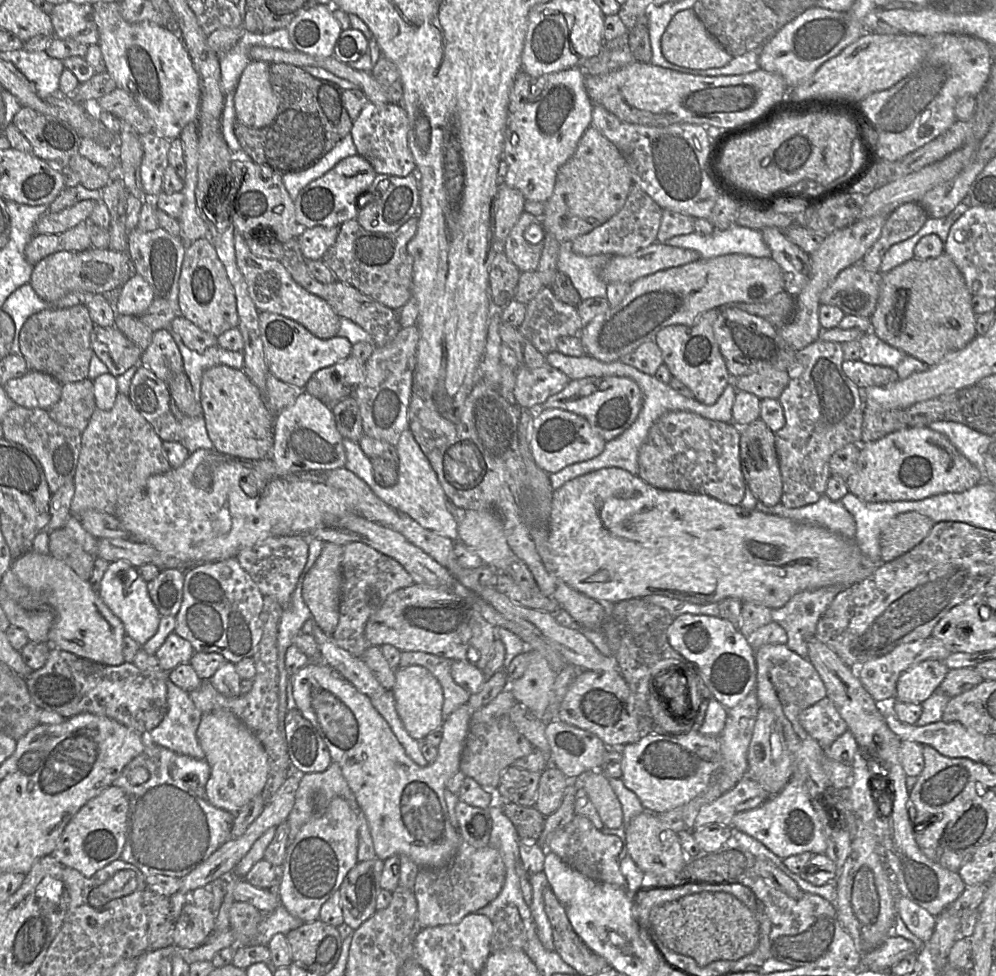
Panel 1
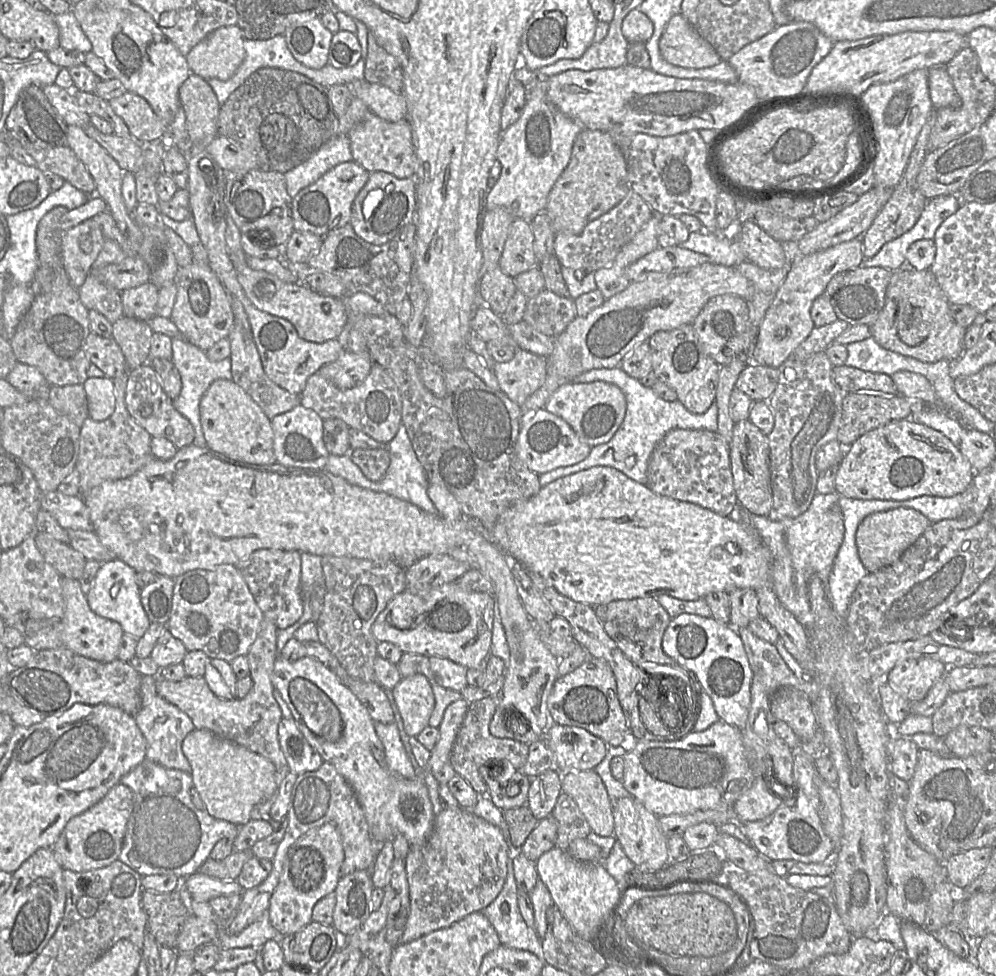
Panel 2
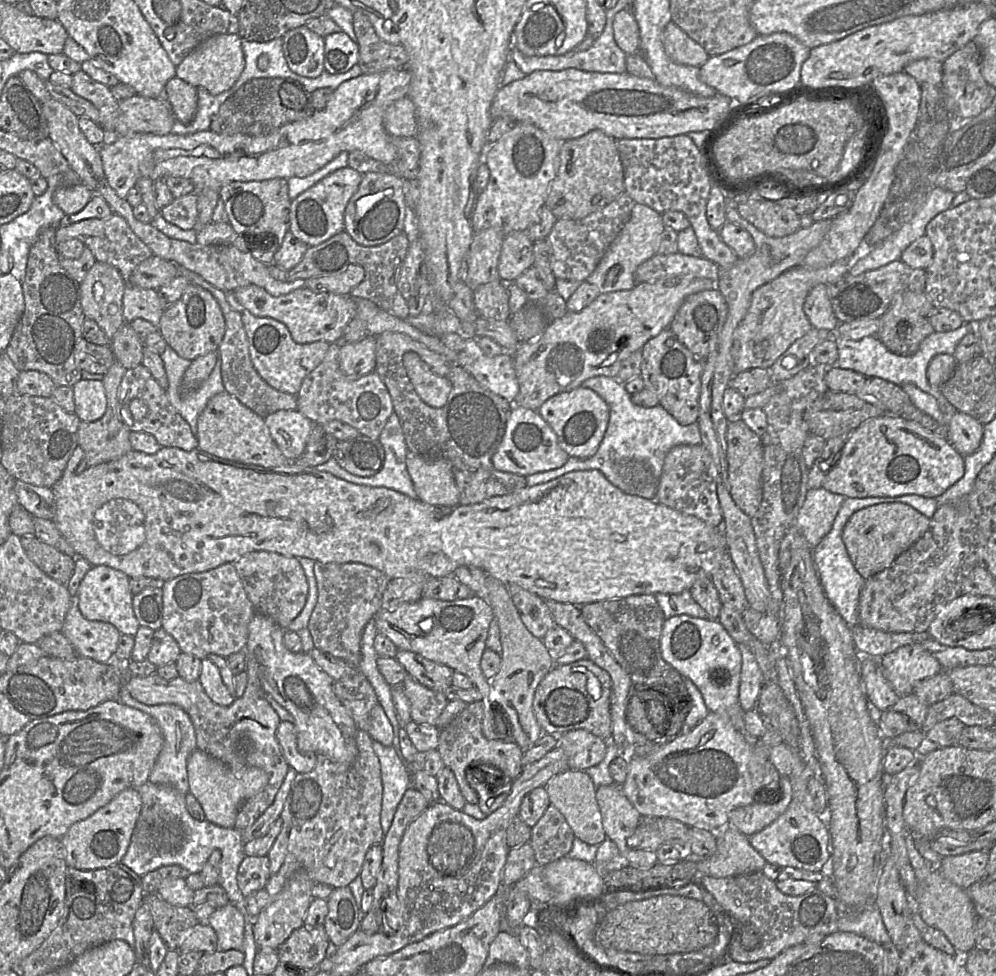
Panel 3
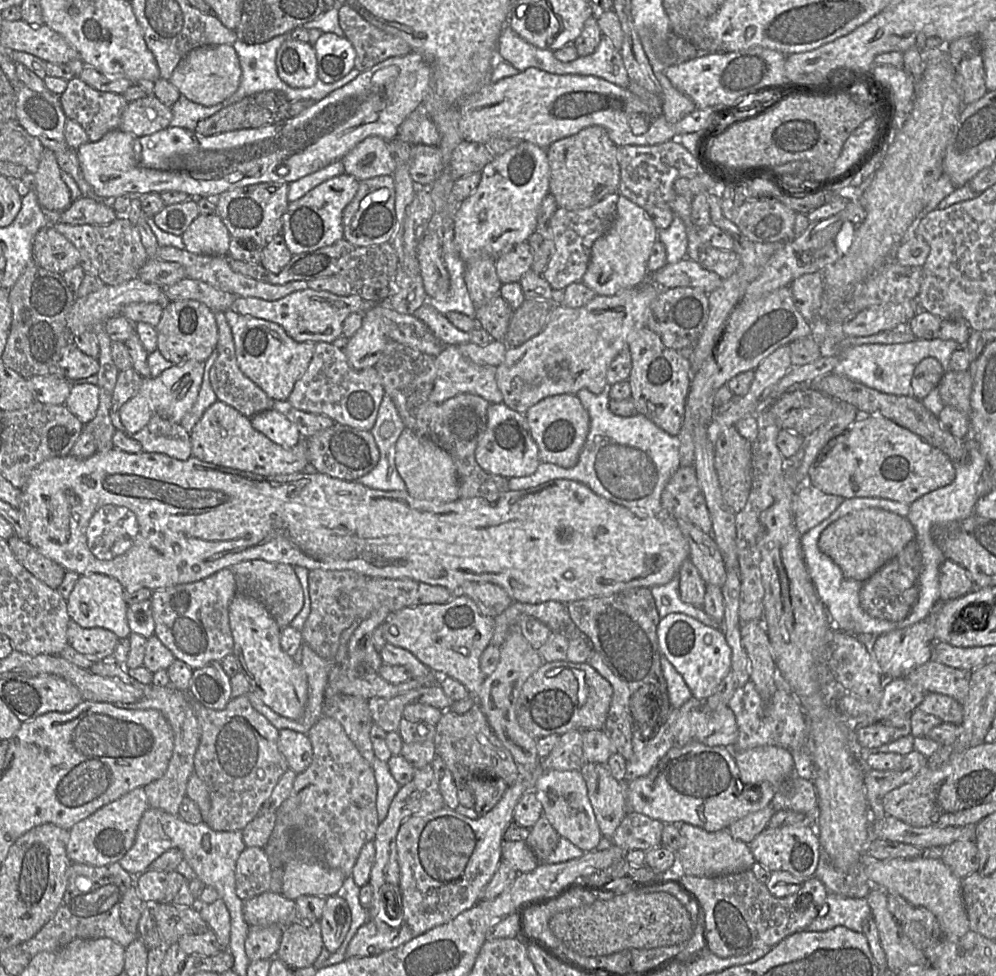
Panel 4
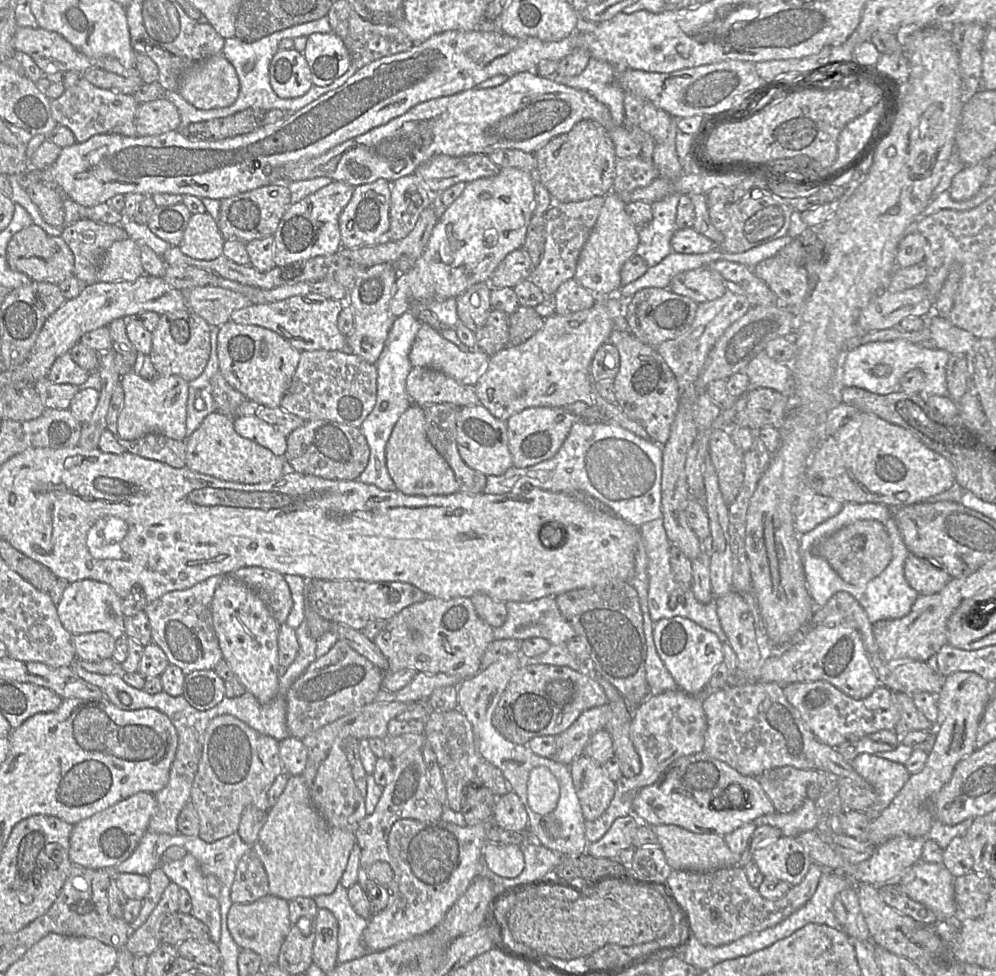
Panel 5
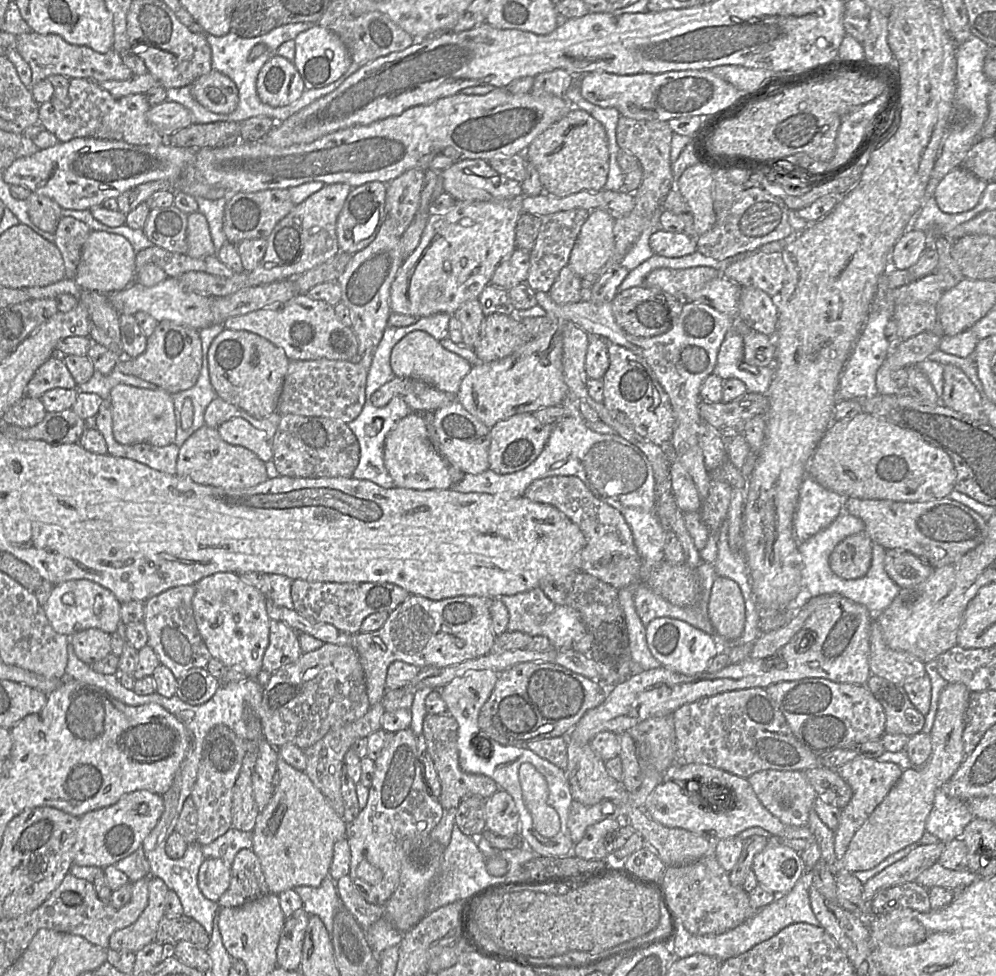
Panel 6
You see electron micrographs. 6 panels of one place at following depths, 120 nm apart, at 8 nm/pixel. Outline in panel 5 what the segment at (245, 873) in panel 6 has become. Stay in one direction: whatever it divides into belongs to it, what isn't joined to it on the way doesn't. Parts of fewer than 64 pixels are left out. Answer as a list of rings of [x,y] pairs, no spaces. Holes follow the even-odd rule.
[[[254,849],[240,858],[231,886],[232,903],[252,903],[269,894],[268,877]]]

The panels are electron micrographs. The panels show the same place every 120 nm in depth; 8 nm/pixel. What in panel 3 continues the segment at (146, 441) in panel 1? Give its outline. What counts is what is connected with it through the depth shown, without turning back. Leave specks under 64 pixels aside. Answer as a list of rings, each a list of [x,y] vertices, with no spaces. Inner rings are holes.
[[[117,361],[111,366],[102,379],[107,398],[107,409],[104,416],[95,422],[80,422],[78,428],[78,446],[85,453],[87,468],[117,460],[133,451],[130,443],[132,432],[125,425],[118,412],[119,387],[126,371]]]

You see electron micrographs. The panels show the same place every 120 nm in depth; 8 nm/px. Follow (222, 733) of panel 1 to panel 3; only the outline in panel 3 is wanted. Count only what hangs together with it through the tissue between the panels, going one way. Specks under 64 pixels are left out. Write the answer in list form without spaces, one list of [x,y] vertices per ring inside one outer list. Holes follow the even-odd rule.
[[[195,749],[189,755],[187,773],[189,793],[199,801],[204,810],[205,819],[225,828],[234,827],[242,803],[260,793],[269,780],[268,774],[261,768],[248,767],[234,770],[199,749]]]

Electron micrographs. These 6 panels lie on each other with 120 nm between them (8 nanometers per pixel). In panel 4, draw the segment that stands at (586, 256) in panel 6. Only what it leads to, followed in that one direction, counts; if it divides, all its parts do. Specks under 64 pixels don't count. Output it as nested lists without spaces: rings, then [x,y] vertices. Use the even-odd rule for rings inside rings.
[[[620,194],[615,220],[610,229],[594,242],[581,282],[600,296],[613,296],[641,285],[648,278],[647,262],[658,240],[658,232],[645,209]]]

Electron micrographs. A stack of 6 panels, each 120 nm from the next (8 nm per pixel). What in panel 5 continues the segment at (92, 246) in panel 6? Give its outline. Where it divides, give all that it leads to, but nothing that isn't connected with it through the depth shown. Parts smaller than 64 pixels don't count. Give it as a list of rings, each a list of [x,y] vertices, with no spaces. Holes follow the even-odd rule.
[[[132,239],[115,242],[100,264],[97,282],[133,282],[144,275],[140,246]]]

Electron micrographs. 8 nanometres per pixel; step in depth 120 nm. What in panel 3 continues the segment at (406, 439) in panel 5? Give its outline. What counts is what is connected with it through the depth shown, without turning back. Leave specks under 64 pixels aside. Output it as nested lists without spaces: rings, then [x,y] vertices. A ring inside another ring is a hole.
[[[408,450],[406,466],[418,500],[439,507],[460,505],[450,461],[425,458]]]

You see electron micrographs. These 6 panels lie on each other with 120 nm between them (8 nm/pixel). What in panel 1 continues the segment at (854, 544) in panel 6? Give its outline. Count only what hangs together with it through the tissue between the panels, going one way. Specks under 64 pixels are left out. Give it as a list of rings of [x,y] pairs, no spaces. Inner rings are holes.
[[[912,511],[889,520],[880,533],[881,562],[892,561],[910,551],[928,535],[933,525],[929,517]]]

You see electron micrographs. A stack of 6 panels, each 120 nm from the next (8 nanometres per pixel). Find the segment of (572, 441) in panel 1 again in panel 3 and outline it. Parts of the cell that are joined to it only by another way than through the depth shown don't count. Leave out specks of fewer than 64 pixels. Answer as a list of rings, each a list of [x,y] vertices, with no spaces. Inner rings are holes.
[[[513,407],[506,423],[504,437],[492,457],[492,463],[499,471],[526,477],[560,468],[569,458],[560,447],[556,434],[538,411]]]

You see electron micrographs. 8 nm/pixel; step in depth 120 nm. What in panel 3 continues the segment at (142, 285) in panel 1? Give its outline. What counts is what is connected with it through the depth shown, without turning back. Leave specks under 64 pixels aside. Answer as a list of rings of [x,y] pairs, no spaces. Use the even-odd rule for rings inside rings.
[[[127,286],[122,299],[122,311],[128,323],[143,319],[158,327],[165,310],[157,290]]]

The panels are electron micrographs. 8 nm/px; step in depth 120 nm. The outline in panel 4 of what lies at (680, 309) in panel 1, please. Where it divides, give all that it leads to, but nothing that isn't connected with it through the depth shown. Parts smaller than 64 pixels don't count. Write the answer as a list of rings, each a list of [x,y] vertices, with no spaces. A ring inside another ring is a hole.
[[[648,278],[639,286],[613,296],[595,297],[579,308],[555,304],[544,329],[518,347],[508,347],[497,367],[496,382],[511,410],[525,412],[554,395],[576,395],[581,389],[600,394],[610,386],[606,380],[612,360],[625,348],[628,337],[645,327],[648,309],[661,288]]]

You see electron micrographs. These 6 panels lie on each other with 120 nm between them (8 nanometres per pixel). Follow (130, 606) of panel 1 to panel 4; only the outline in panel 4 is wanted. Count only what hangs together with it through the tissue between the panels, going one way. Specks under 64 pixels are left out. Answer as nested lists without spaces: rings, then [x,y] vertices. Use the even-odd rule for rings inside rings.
[[[99,573],[82,575],[67,599],[68,615],[83,628],[102,627],[112,631],[120,639],[129,637],[131,630],[126,616],[128,605],[124,600],[124,591],[121,583],[113,577]]]

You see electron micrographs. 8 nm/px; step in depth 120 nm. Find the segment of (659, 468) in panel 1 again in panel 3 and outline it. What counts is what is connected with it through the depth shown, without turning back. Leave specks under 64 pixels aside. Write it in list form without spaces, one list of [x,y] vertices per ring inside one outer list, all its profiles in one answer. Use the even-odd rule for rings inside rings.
[[[677,445],[665,456],[656,501],[686,515],[722,529],[723,514],[717,495],[716,468],[702,445]]]

